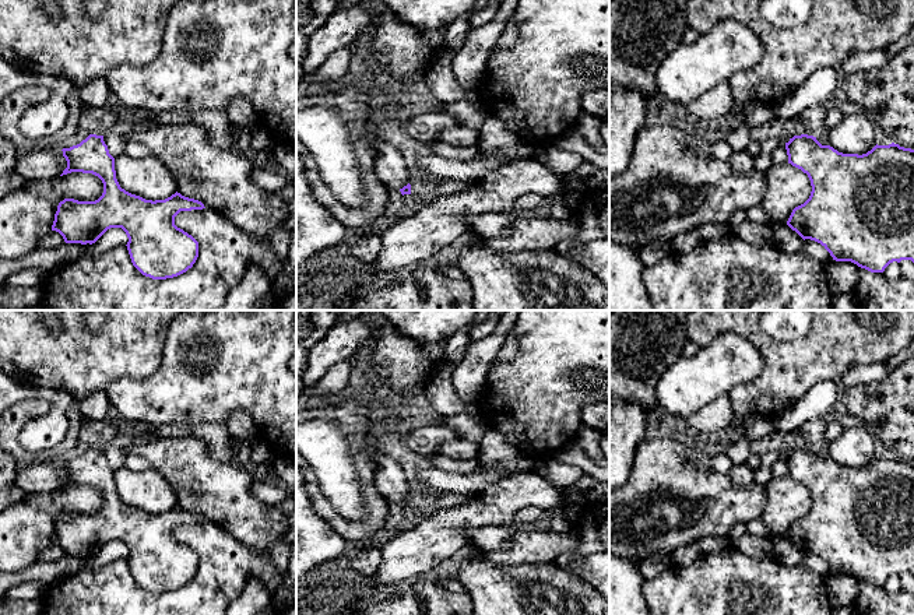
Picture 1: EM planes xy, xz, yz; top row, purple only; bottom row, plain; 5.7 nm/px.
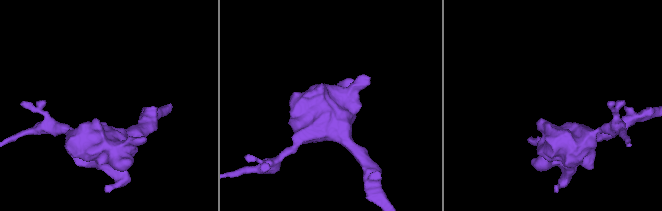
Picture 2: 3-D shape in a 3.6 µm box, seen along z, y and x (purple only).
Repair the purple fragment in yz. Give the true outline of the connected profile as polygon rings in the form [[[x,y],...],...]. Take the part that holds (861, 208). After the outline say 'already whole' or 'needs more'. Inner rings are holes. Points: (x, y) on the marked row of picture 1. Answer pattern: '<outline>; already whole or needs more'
[[[801,134],[785,143],[788,164],[808,175],[812,186],[809,198],[795,207],[787,225],[804,240],[820,243],[836,261],[851,261],[871,273],[901,260],[914,263],[914,150],[899,144],[875,145],[866,154],[843,154],[822,145],[816,137]]]; already whole

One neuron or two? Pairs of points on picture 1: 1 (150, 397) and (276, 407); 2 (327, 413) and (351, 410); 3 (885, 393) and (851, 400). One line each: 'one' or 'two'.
1: one
2: one
3: one

